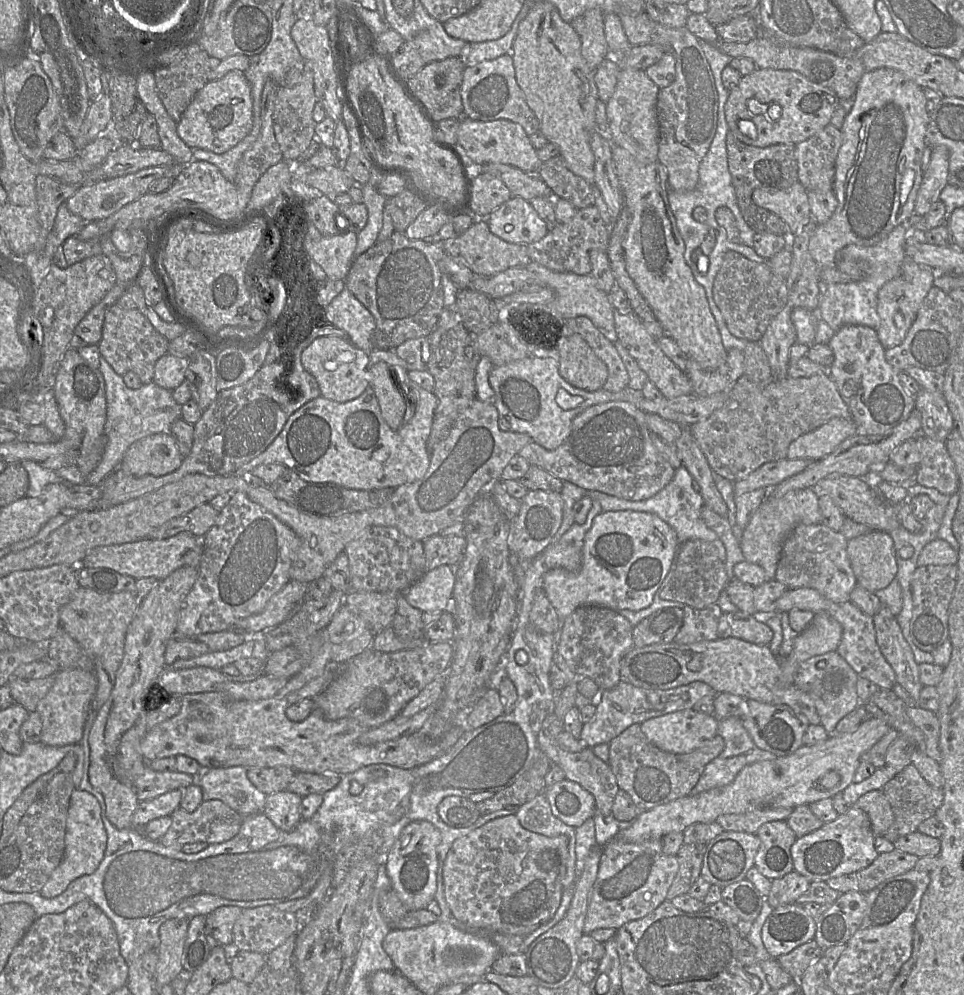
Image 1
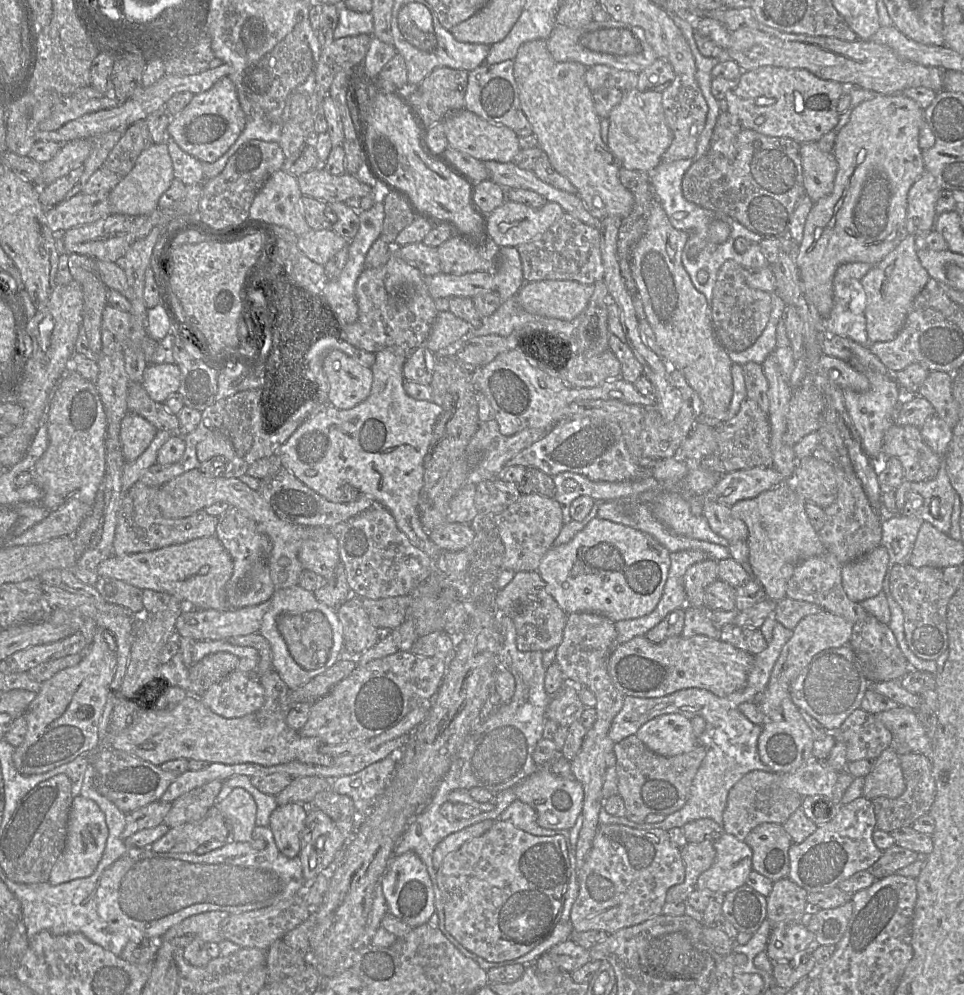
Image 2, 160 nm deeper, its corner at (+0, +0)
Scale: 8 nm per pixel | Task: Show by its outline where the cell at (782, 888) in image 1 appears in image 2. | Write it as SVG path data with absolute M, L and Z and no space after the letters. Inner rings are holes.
M788 877L773 882L772 890L766 897L766 919L772 928L777 924L802 922L805 919L807 894Z

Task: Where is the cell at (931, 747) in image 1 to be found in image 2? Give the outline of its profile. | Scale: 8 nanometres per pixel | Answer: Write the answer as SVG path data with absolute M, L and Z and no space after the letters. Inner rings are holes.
M898 706L897 708L873 715L876 715L891 732L893 738L890 747L895 749L898 755L907 753L930 754L933 742L926 735L925 730L917 717L916 711Z

